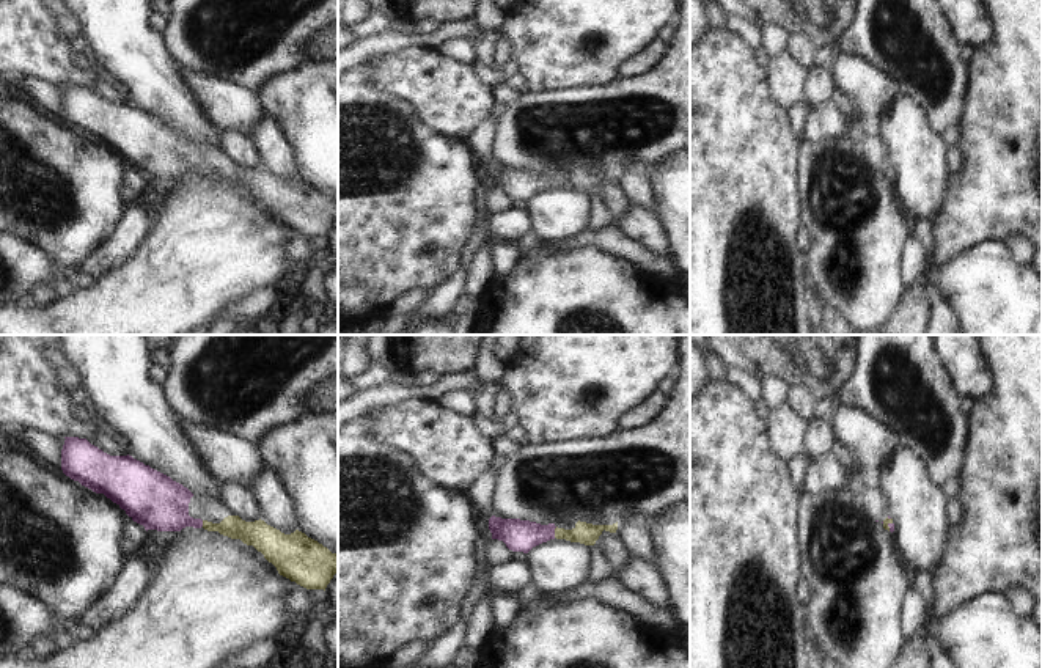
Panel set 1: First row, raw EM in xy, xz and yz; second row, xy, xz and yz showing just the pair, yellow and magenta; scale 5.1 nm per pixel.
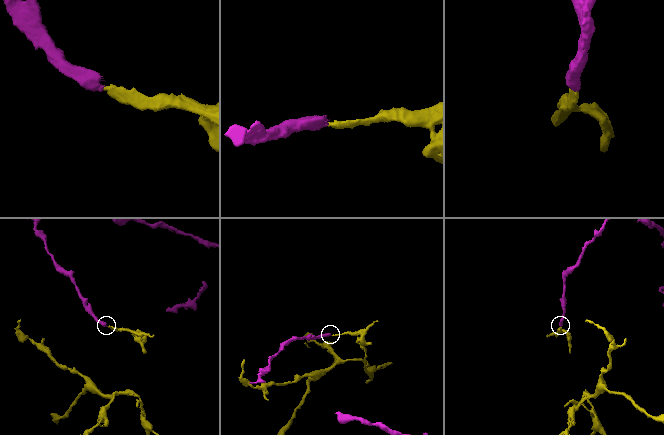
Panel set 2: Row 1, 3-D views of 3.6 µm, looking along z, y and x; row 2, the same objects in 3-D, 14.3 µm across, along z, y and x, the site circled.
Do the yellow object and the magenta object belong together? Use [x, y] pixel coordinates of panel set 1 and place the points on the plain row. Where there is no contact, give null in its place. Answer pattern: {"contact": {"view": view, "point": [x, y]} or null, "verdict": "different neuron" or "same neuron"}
{"contact": {"view": "xz", "point": [555, 179]}, "verdict": "same neuron"}

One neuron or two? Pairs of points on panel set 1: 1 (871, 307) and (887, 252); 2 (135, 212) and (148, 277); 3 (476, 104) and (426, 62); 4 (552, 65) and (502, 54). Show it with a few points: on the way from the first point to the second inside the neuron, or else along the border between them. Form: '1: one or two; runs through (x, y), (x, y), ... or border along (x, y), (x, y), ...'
1: one; runs through (871, 293), (873, 266)
2: two; border along (153, 216), (148, 234), (117, 267)
3: one; runs through (464, 98), (439, 73)
4: two; border along (502, 33), (509, 44), (511, 57)

